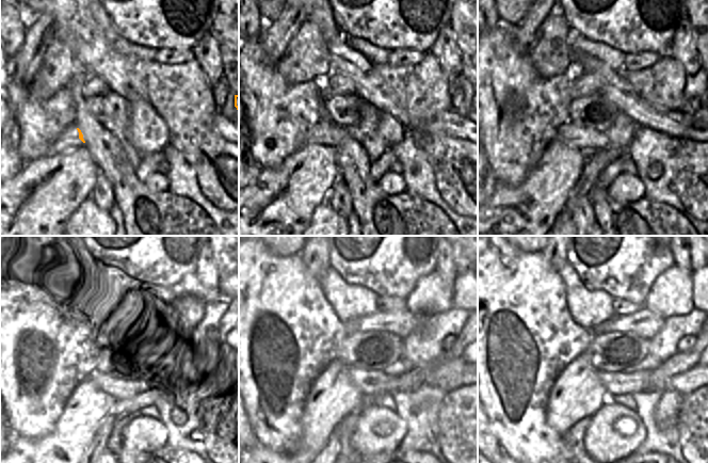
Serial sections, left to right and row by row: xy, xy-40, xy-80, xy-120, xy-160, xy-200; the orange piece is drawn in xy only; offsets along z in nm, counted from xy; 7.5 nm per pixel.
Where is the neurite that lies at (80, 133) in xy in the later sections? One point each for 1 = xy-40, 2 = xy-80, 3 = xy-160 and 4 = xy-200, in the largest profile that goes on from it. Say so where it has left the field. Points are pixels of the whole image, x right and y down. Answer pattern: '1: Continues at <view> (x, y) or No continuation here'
1: Continues at xy-40 (330, 134)
2: Continues at xy-80 (586, 140)
3: Continues at xy-160 (377, 382)
4: Continues at xy-200 (614, 383).

